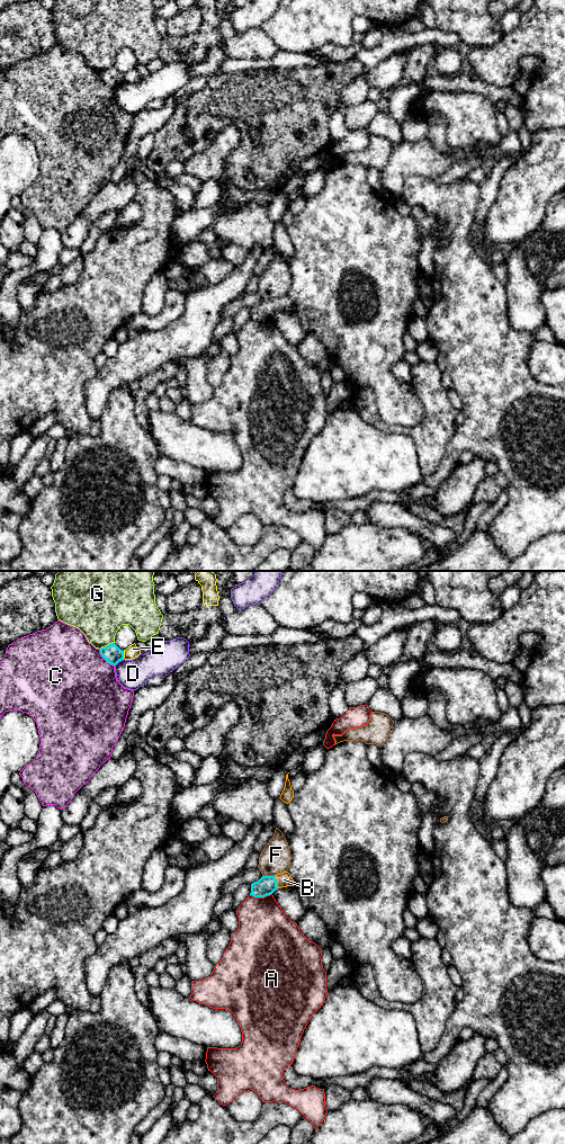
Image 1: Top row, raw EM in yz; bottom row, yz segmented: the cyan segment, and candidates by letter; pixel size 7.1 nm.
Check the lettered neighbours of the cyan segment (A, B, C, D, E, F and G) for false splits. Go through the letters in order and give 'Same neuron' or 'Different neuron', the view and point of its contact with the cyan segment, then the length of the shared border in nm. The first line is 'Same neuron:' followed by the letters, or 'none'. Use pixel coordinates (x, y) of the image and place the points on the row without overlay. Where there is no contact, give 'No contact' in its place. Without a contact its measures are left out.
Same neuron: B
A: Different neuron. Touches cyan at yz (260, 320). Shared border 160 nm
B: Same neuron. Touches cyan at yz (276, 305). Shared border 90 nm
C: Different neuron. Touches cyan at yz (105, 82). Shared border 160 nm
D: Different neuron. Touches cyan at yz (119, 83). Shared border 90 nm
E: Different neuron. Touches cyan at yz (123, 78). Shared border 60 nm
F: Different neuron. Touches cyan at yz (268, 300). Shared border 90 nm
G: Different neuron. Touches cyan at yz (107, 69). Shared border 120 nm

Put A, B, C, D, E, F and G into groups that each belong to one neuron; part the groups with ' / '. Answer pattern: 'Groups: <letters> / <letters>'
Groups: A / B / C / D / E / F / G

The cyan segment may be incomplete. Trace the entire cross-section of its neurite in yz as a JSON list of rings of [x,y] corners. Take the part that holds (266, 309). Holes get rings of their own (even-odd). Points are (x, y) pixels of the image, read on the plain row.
[[[288,295],[275,300],[262,300],[258,305],[251,307],[250,319],[264,321],[272,318],[277,312],[294,310],[294,303]]]

